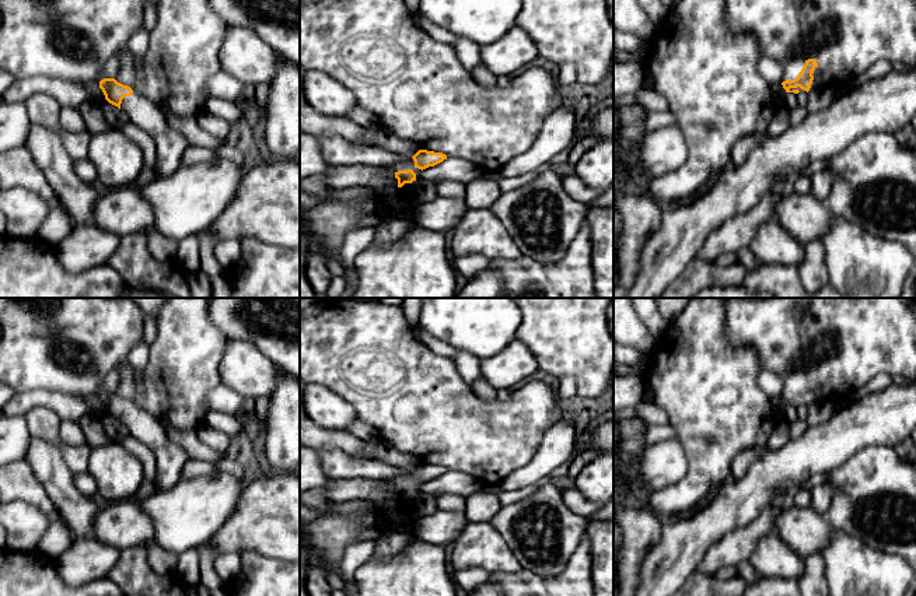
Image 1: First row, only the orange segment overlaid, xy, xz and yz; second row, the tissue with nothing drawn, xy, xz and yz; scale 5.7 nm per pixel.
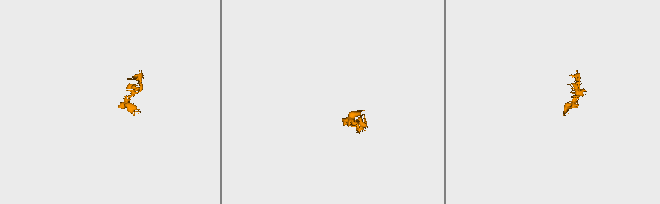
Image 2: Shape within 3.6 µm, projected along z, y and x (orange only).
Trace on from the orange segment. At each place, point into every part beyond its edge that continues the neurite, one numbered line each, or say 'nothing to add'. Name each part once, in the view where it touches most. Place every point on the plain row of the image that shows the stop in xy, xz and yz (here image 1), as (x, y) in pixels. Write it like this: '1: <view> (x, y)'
1: xy (170, 458)
2: yz (848, 342)

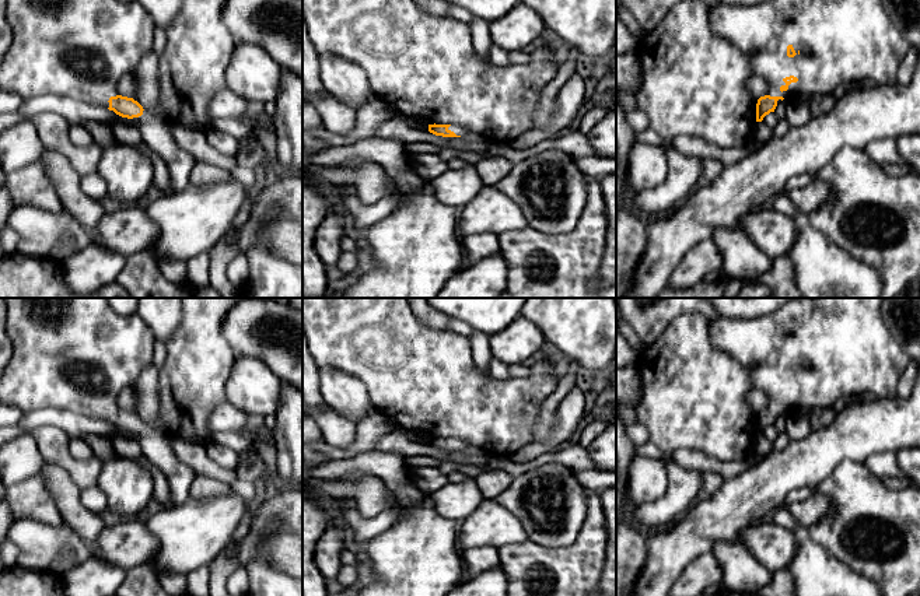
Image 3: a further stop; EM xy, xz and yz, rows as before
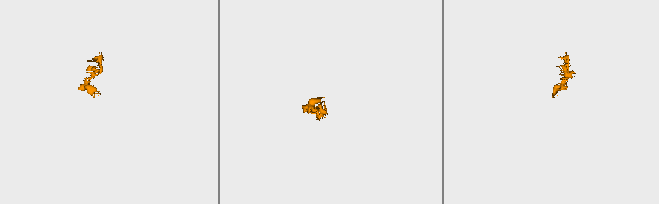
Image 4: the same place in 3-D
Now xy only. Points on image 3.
1: xy (76, 354)
2: xy (156, 446)

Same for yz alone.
1: yz (843, 346)

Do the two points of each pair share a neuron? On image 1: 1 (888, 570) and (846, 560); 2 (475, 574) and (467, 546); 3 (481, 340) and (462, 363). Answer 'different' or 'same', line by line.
1: same
2: different
3: different

